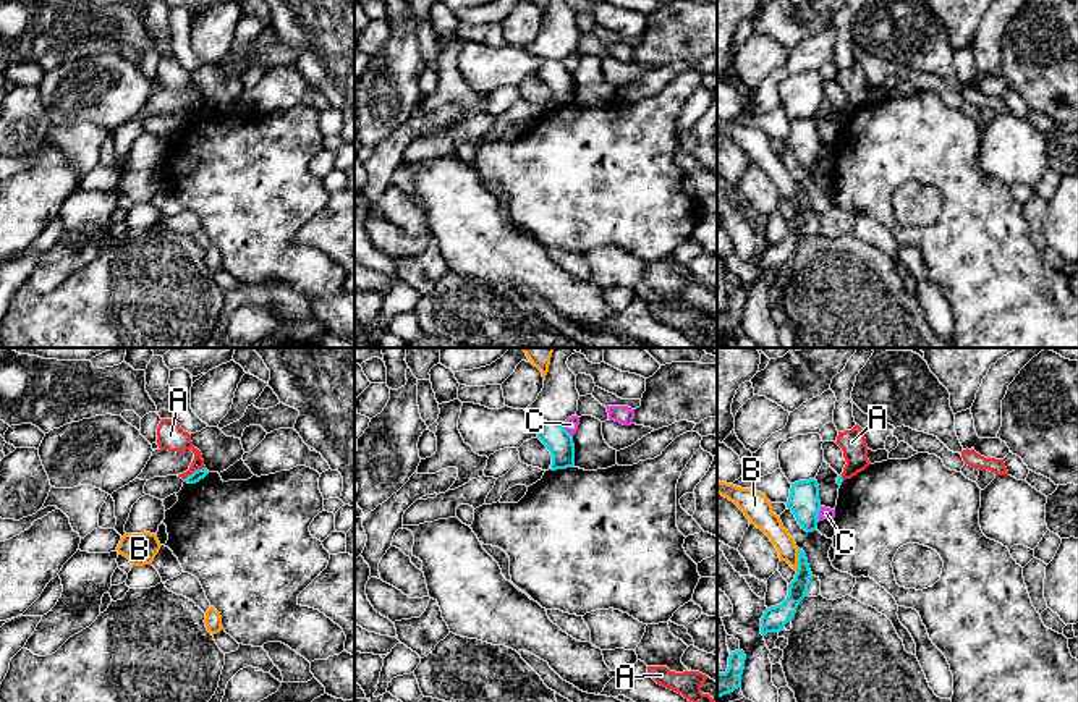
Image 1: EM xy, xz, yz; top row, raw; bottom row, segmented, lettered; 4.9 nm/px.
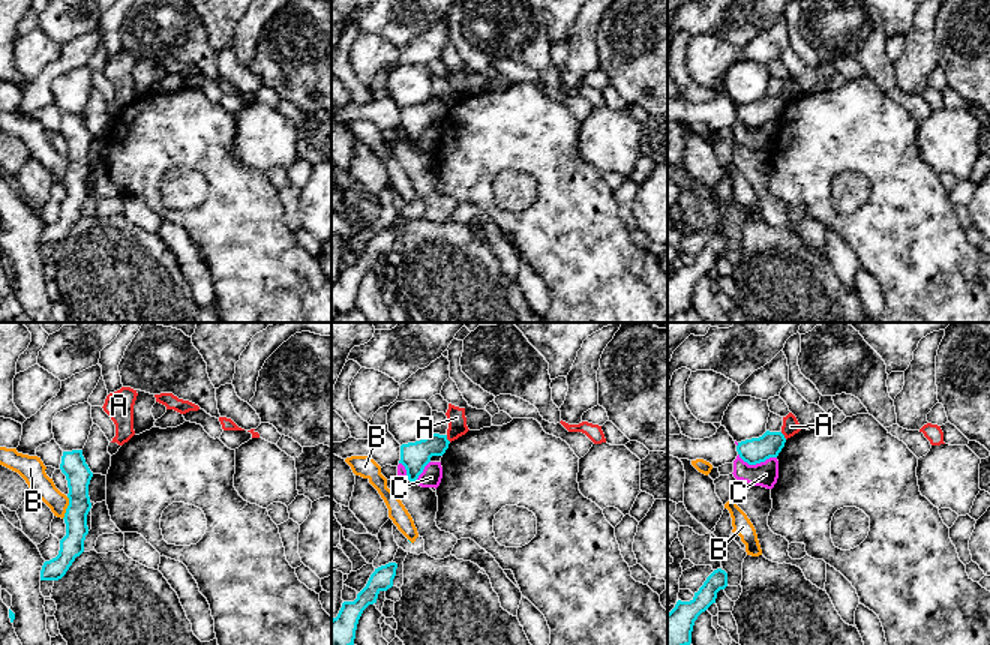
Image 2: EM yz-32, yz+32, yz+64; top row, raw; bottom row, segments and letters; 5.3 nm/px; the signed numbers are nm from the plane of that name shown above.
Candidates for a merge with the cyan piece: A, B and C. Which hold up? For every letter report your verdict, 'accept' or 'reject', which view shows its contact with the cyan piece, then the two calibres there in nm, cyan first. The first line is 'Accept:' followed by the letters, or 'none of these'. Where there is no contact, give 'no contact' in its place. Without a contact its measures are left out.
Accept: none of these
A: reject; contact in xy; calibres 60 and 140 nm
B: reject; contact in yz; calibres 100 and 110 nm
C: reject; contact in yz; calibres 150 and 60 nm

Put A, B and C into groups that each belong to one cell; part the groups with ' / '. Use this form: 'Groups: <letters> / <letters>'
Groups: A / B / C

